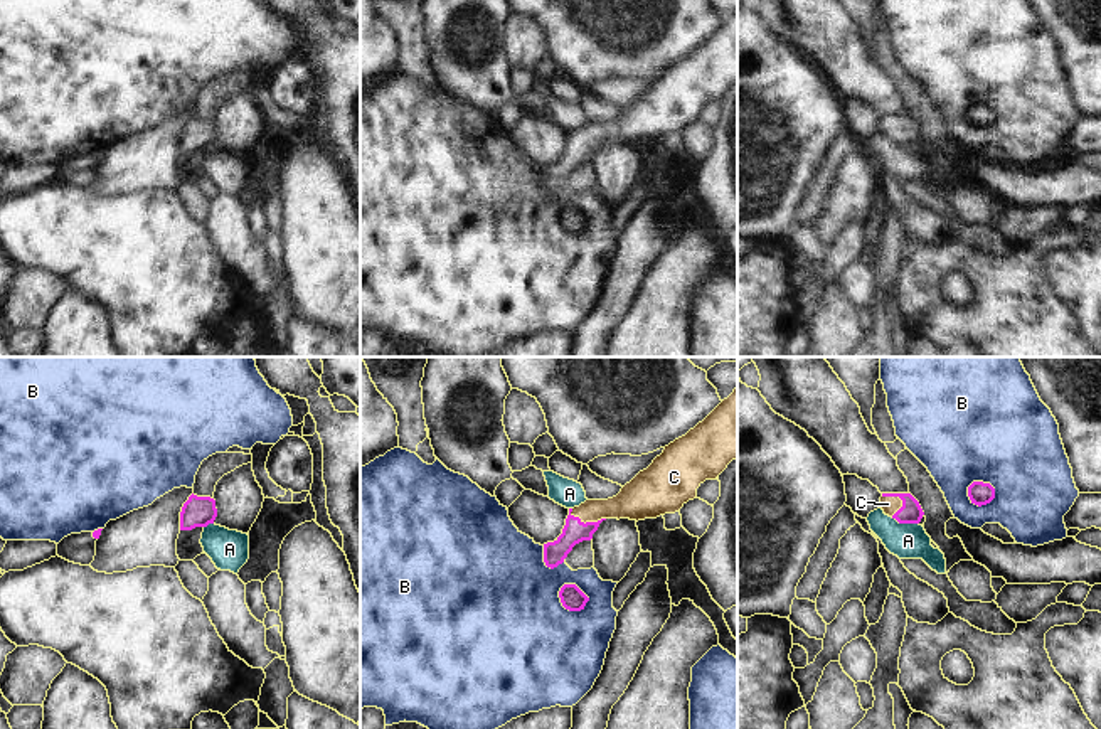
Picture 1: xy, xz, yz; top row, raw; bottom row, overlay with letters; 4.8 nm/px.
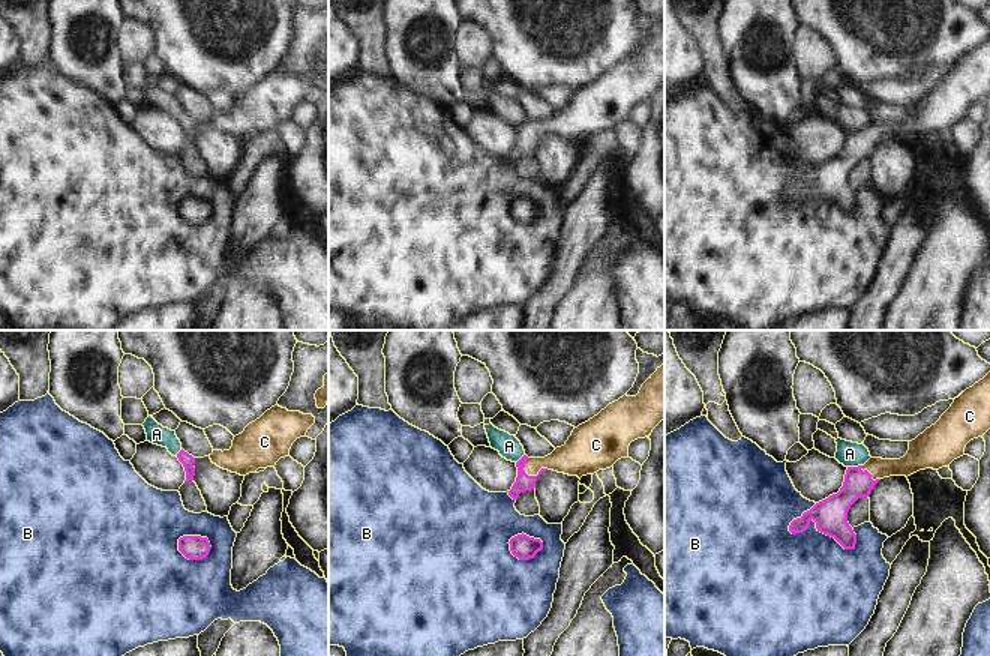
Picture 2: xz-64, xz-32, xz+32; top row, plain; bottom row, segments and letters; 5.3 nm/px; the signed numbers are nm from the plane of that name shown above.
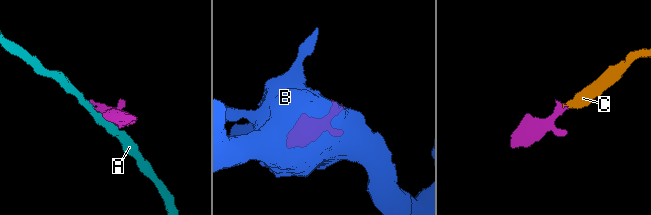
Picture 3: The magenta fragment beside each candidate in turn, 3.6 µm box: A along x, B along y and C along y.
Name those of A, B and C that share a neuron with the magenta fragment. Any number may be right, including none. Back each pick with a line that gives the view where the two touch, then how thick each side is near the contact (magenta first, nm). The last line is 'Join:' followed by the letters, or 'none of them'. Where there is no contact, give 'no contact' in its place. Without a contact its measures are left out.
C: meets magenta in xz; 120 nm thick on the magenta side, 170 nm on the other
Join: C

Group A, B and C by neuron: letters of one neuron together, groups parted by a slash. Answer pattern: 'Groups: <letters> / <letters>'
Groups: A / B / C

